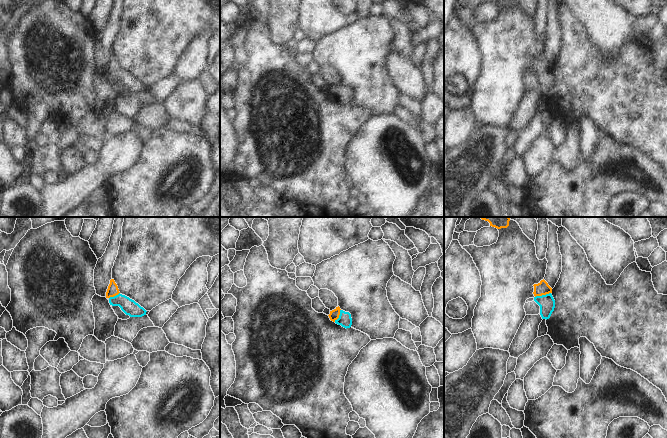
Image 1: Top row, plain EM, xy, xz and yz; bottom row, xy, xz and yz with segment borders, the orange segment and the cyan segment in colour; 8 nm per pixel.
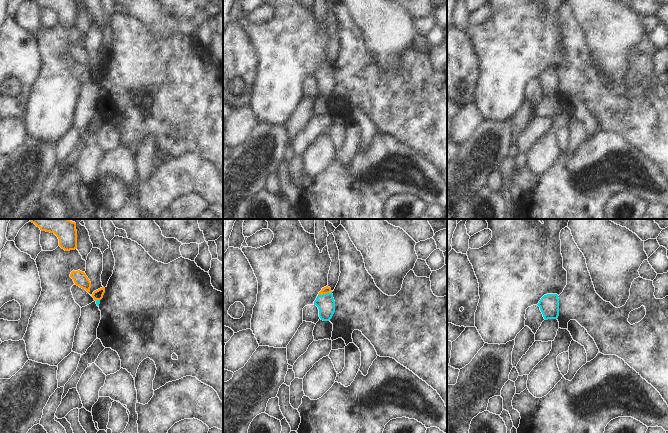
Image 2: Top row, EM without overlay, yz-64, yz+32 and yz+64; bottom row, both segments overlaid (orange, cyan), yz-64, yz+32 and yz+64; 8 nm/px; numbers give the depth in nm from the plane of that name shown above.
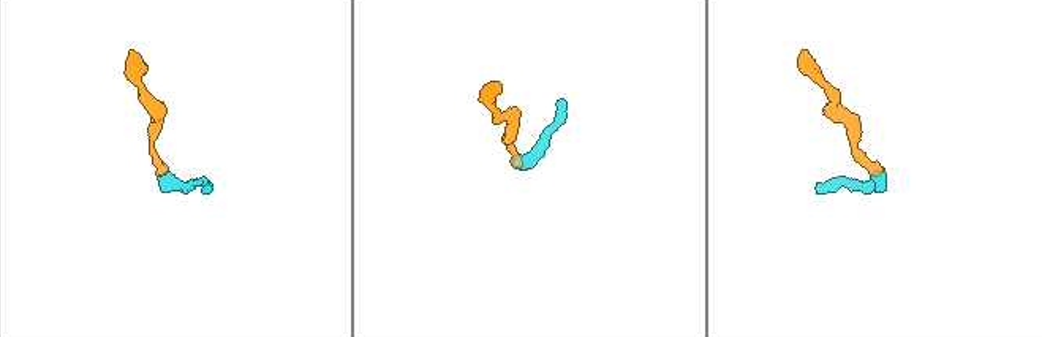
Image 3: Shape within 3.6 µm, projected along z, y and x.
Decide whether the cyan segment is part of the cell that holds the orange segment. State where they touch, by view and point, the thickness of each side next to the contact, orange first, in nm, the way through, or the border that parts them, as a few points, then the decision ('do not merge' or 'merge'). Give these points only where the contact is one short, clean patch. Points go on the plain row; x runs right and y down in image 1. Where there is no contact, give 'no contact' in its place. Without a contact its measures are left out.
contact yz (542, 70); calibres 110 and 130 nm; way yz (542, 64), (542, 70), (546, 78); merge

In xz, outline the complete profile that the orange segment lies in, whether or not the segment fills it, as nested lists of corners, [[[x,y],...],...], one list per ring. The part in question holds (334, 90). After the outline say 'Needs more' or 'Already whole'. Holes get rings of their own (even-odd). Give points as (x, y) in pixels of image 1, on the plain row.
[[[339,82],[330,87],[330,90],[328,92],[331,97],[335,98],[338,101],[341,101],[346,105],[350,104],[352,101],[351,90],[349,88],[341,86]]]. Needs more.

